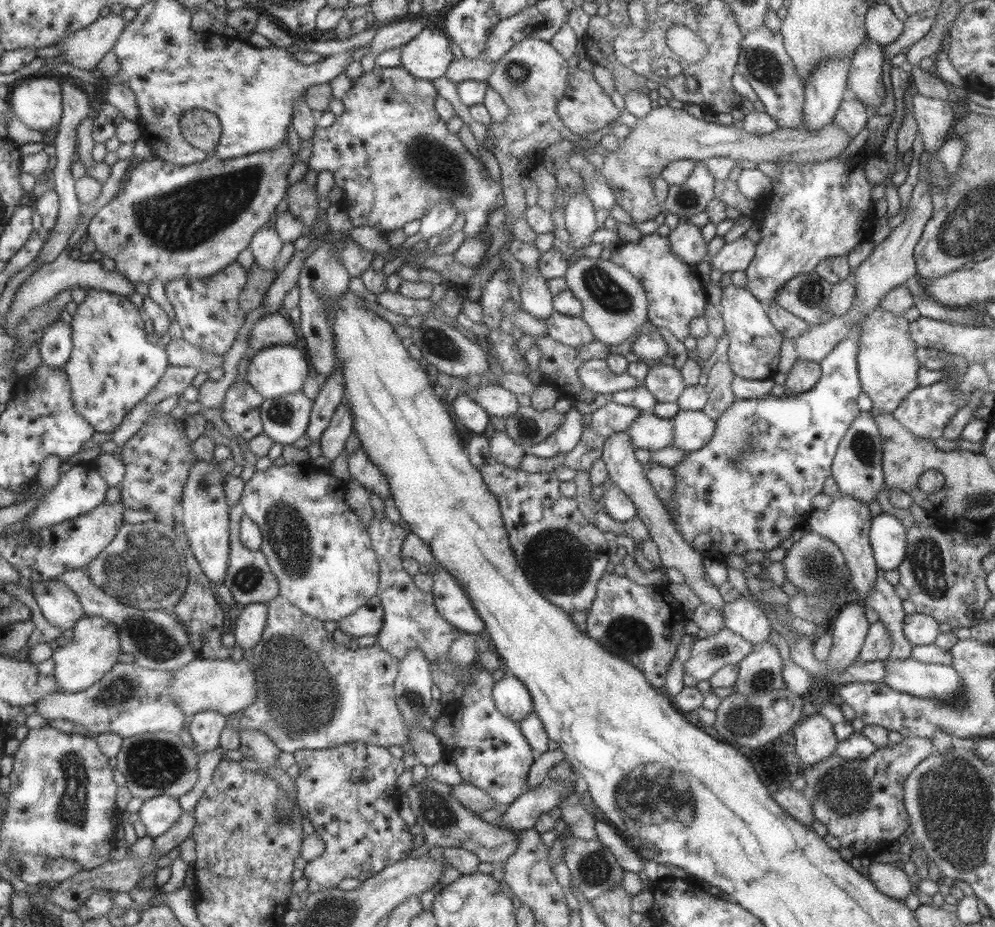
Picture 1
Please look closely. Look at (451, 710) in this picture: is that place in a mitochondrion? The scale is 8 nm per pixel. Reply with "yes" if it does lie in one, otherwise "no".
no

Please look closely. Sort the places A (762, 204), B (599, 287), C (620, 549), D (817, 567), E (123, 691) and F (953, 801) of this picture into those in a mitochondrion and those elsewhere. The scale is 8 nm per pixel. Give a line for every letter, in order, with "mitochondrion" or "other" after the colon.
A: other
B: mitochondrion
C: other
D: mitochondrion
E: mitochondrion
F: mitochondrion

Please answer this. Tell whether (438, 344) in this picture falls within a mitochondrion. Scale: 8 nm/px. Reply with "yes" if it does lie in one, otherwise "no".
yes

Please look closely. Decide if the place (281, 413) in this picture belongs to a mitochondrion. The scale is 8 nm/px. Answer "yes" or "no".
yes

